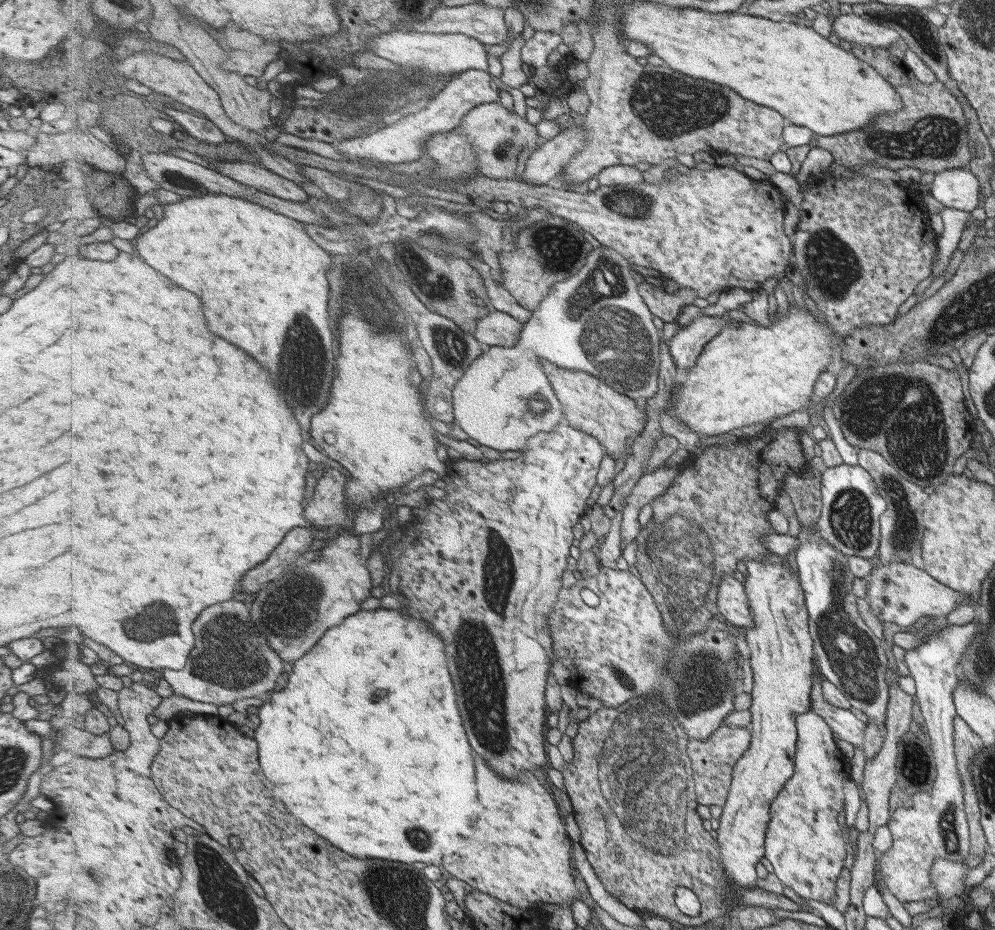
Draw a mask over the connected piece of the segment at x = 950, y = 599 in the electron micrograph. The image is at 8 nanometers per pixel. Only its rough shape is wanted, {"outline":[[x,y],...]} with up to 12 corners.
{"outline":[[872,562],[864,599],[883,622],[945,618],[970,600],[905,562]]}

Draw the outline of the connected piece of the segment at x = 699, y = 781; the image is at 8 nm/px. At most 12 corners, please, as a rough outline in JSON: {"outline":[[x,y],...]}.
{"outline":[[727,726],[691,742],[698,801],[725,807],[732,765],[749,728]]}

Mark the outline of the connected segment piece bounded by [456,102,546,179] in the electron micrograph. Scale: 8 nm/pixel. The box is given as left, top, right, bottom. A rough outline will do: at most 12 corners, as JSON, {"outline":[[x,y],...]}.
{"outline":[[496,102],[456,130],[480,172],[513,178],[521,150],[546,143],[538,126]]}

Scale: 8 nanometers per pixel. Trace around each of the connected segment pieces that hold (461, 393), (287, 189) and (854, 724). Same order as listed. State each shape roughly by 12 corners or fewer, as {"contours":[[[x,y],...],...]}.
{"contours":[[[600,245],[517,346],[479,353],[455,422],[501,452],[565,421],[542,360],[653,398],[659,317]],[[207,160],[264,194],[307,202],[295,182],[246,161]],[[820,679],[811,686],[811,712],[840,740],[861,749],[866,722],[825,703]]]}

